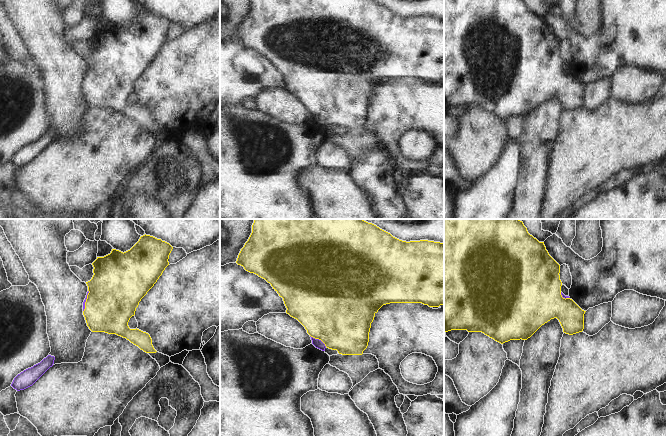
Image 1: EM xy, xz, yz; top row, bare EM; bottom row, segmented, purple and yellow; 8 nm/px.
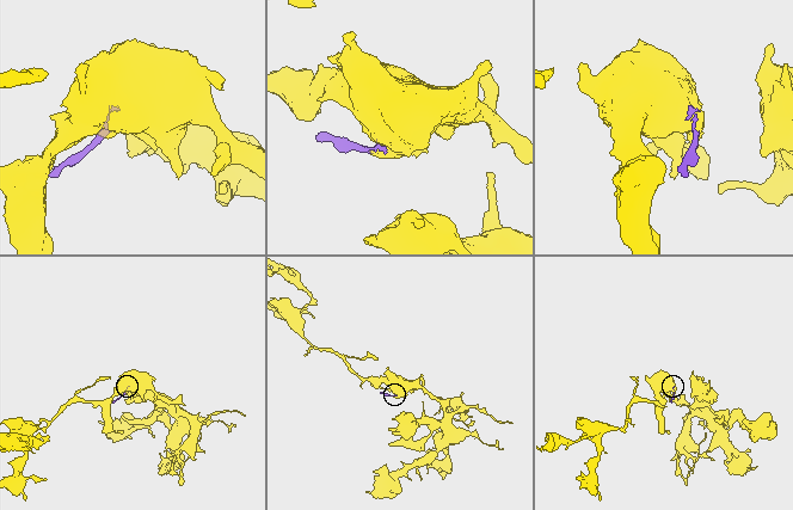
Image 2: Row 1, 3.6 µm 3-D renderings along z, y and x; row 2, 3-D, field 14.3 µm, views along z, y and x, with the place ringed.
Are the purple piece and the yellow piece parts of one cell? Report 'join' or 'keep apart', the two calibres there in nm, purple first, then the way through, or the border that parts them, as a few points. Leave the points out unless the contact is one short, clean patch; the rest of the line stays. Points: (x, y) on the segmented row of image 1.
join | 70/500 nm

